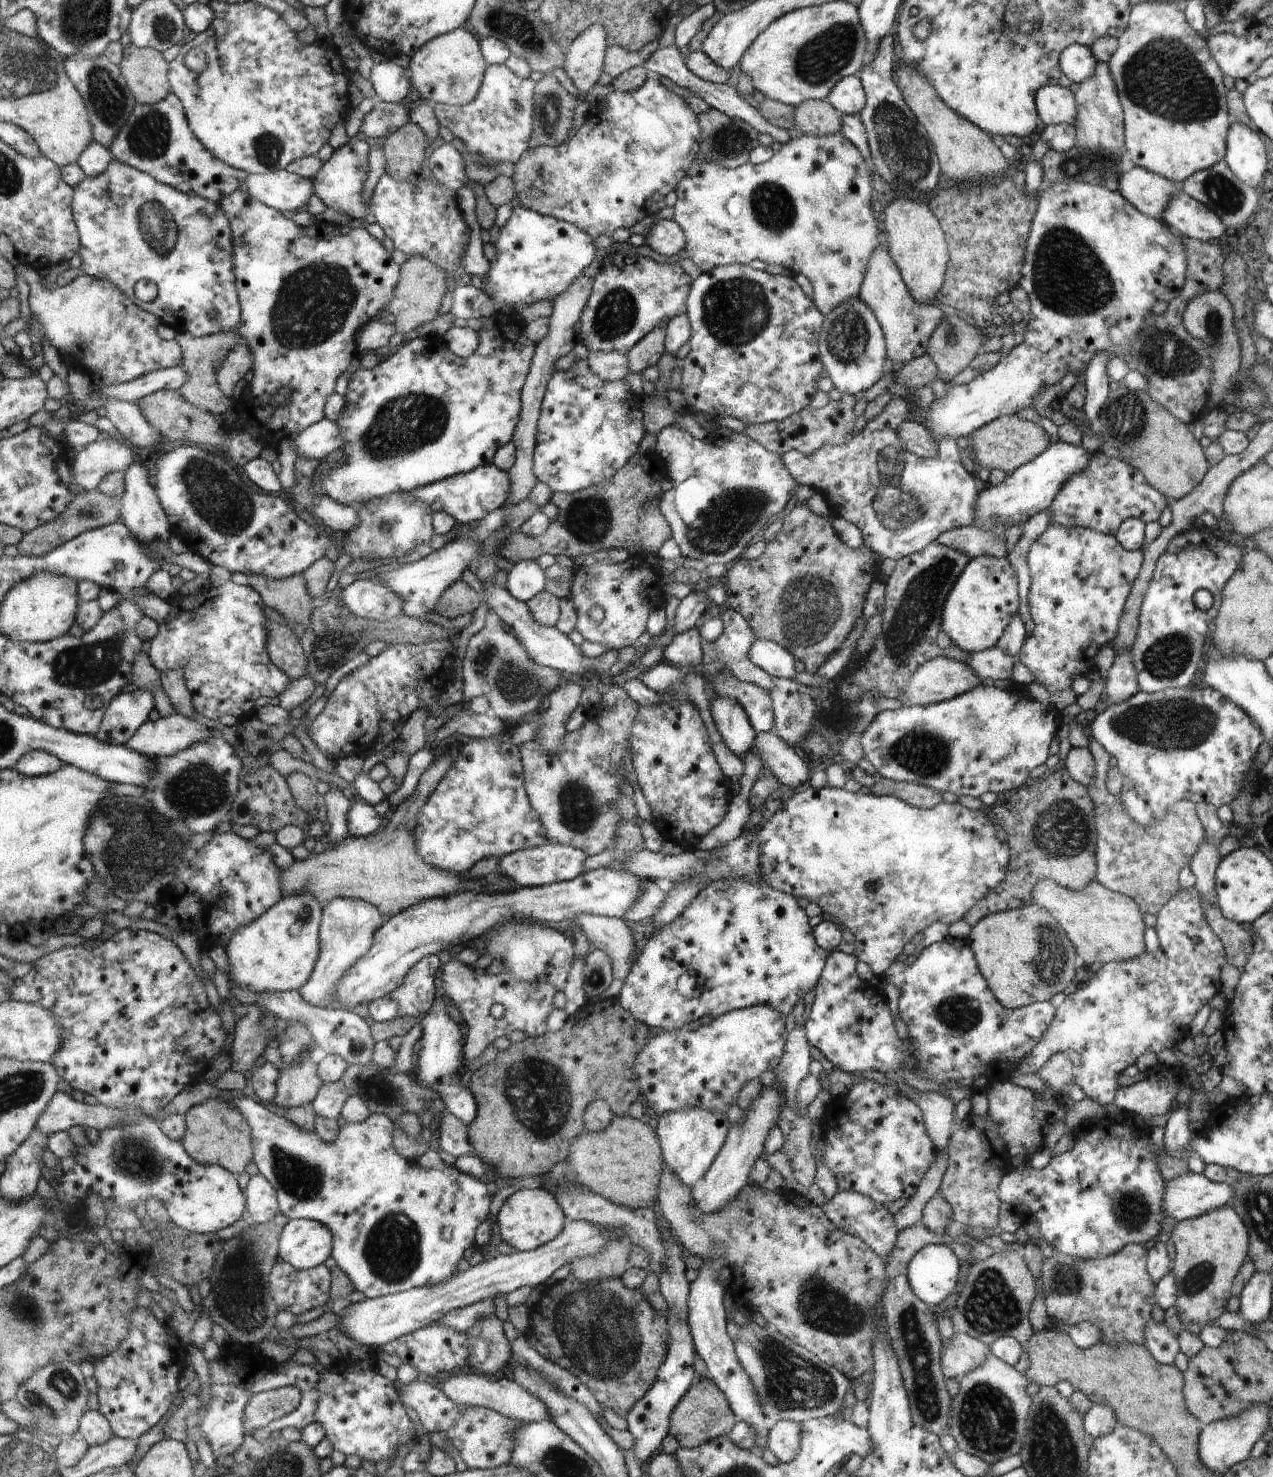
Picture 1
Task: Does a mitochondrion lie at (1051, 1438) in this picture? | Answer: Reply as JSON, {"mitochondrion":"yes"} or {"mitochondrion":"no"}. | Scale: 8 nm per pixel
{"mitochondrion":"yes"}

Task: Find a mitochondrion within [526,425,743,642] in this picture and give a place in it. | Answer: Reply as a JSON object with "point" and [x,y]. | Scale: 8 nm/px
{"point":[589,519]}

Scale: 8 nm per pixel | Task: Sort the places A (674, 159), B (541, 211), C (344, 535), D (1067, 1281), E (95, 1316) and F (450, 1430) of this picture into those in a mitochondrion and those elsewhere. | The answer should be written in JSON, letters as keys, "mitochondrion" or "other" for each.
{"A":"other","B":"other","C":"other","D":"mitochondrion","E":"other","F":"other"}

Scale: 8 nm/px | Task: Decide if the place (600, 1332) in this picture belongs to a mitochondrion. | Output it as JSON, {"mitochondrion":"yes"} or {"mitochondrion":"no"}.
{"mitochondrion":"yes"}

